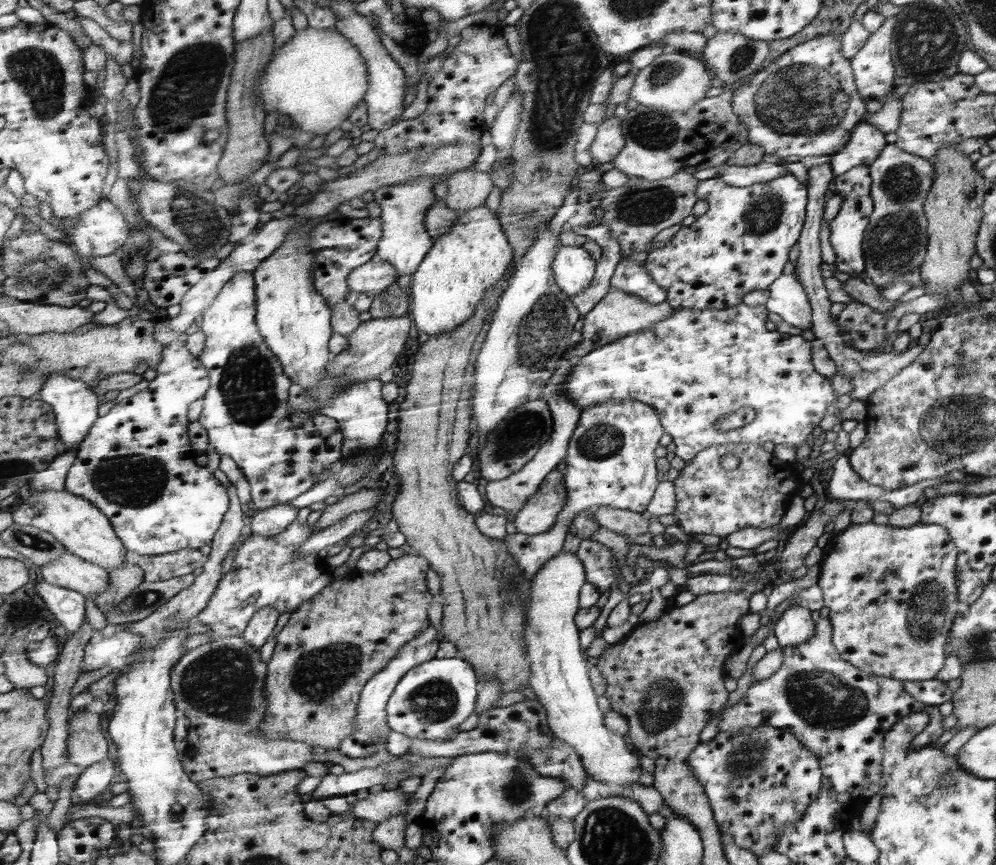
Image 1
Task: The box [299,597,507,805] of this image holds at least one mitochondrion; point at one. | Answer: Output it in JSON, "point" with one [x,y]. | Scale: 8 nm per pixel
{"point":[435,700]}

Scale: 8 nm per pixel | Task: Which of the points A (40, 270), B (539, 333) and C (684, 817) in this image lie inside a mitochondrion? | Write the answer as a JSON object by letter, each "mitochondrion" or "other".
{"A":"mitochondrion","B":"mitochondrion","C":"other"}

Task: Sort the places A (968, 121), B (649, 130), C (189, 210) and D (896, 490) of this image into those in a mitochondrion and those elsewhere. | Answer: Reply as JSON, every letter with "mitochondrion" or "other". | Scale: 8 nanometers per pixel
{"A":"other","B":"mitochondrion","C":"mitochondrion","D":"other"}

